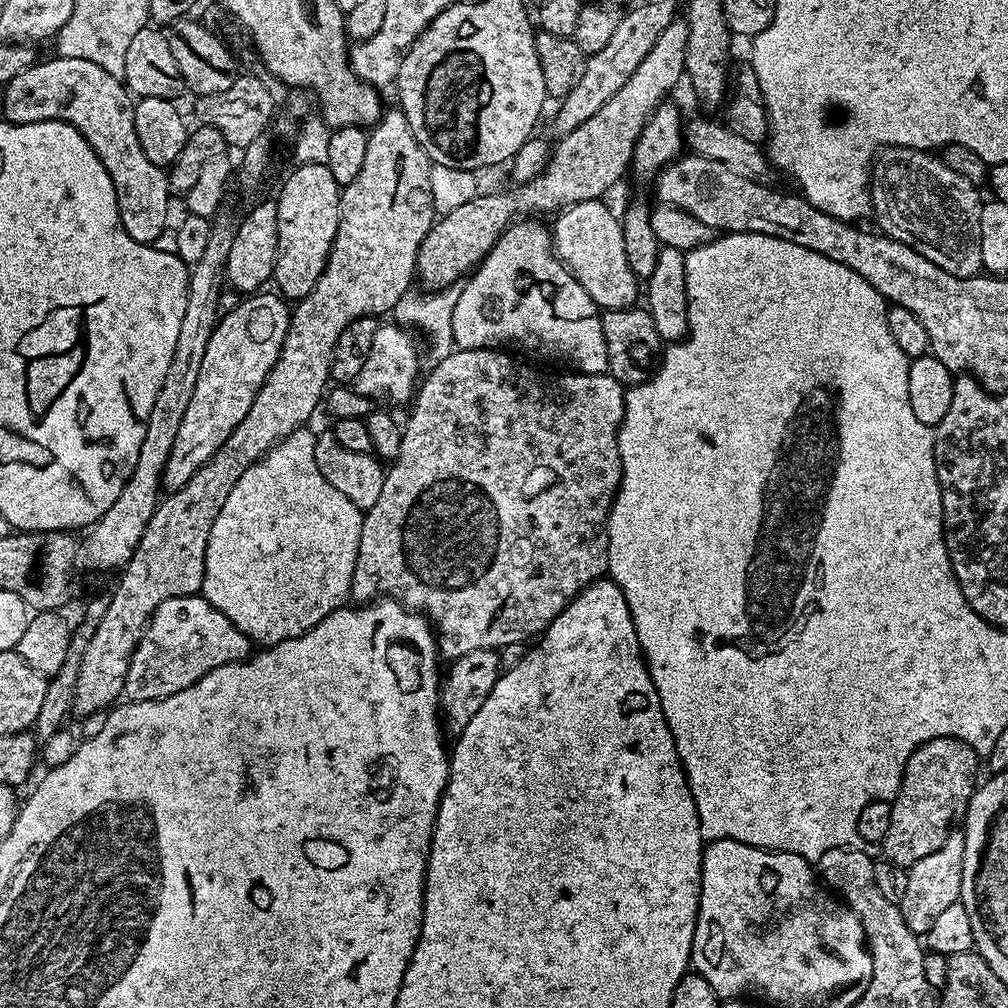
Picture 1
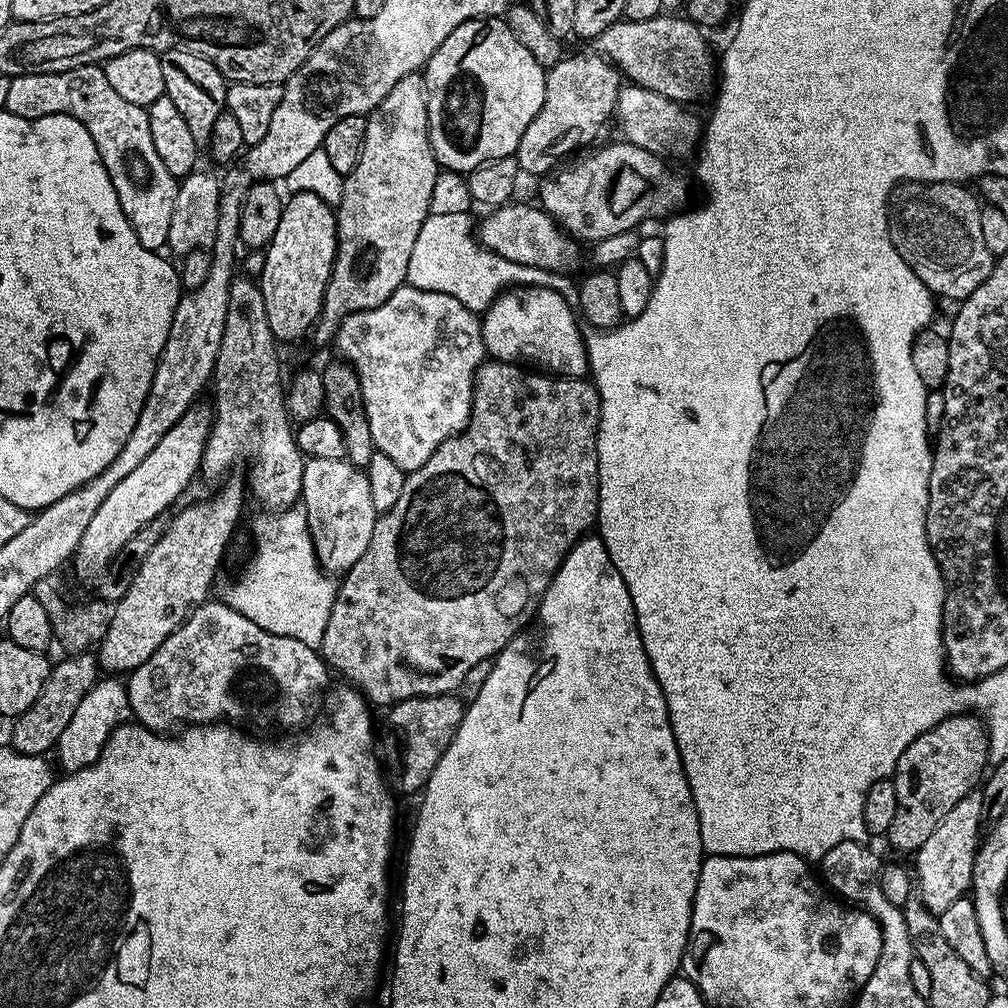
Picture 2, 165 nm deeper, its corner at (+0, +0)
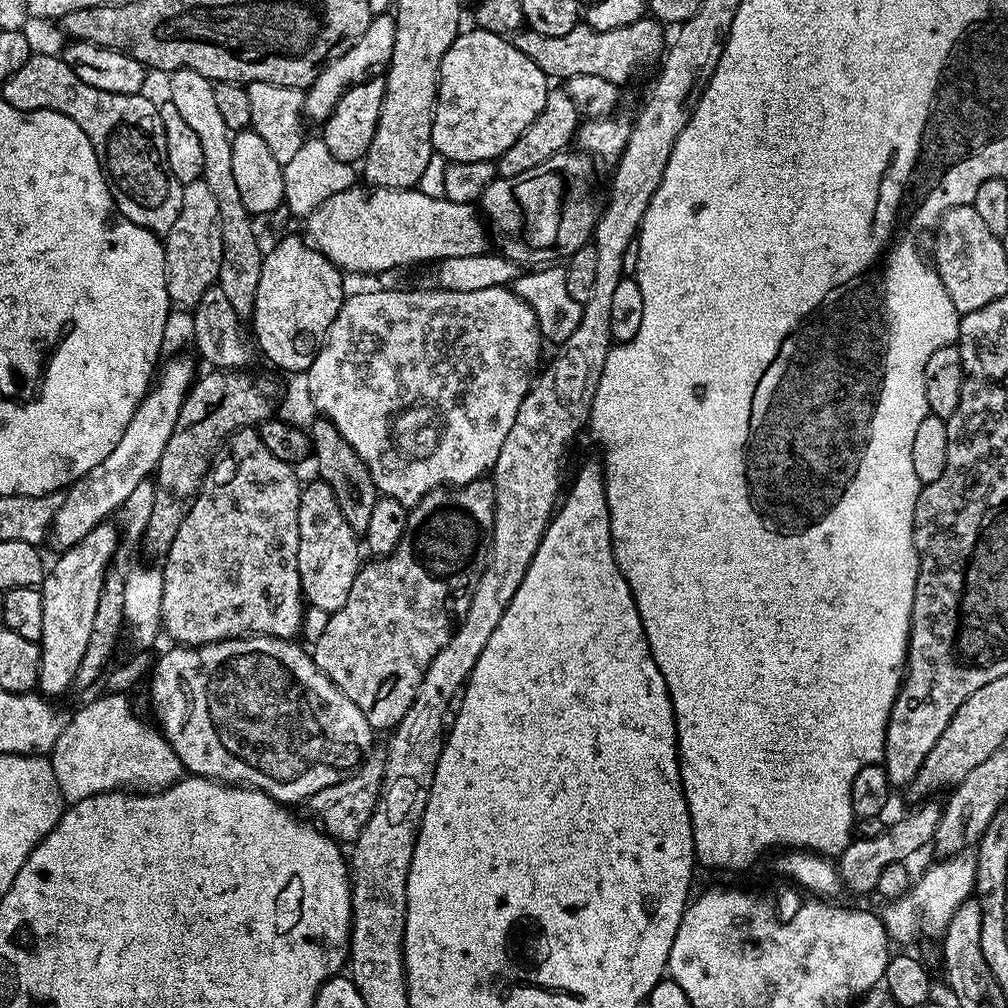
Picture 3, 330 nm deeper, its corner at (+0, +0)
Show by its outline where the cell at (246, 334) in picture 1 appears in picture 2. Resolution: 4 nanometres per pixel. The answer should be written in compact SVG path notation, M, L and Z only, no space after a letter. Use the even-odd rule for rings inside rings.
M200 407L188 408L186 414L166 430L158 446L154 446L145 460L127 478L122 478L110 494L106 494L102 506L94 510L94 518L90 518L90 526L86 526L86 534L82 534L76 554L70 561L70 568L76 571L78 579L94 580L102 576L118 550L122 550L122 546L142 530L142 526L161 519L164 511L191 486L192 479L197 479L214 415L211 407Z

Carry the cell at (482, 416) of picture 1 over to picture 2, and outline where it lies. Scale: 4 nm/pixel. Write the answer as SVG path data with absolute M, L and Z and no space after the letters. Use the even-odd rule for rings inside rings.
M489 359L487 362L481 364L480 369L476 371L476 385L472 391L472 416L468 419L467 428L459 436L451 436L446 442L442 442L442 446L438 446L438 450L434 450L434 454L430 454L430 458L426 458L426 462L422 466L418 466L418 470L405 475L402 494L398 498L398 502L394 502L394 506L389 512L379 513L376 517L374 534L370 534L370 546L366 546L366 554L362 554L362 558L358 558L358 562L354 562L352 569L343 573L342 579L339 581L336 597L334 598L334 606L330 612L329 621L326 623L325 636L318 647L322 653L322 659L328 665L329 669L336 671L337 668L342 675L348 676L347 683L351 687L363 692L364 698L368 701L369 705L377 706L376 704L384 704L383 706L391 706L411 696L446 696L455 693L459 689L463 676L468 670L473 669L483 659L493 659L512 639L521 635L523 628L520 627L531 616L533 619L539 602L544 597L544 591L548 589L550 582L554 578L554 574L560 569L560 563L564 561L564 555L580 541L581 536L591 533L594 525L597 523L600 511L600 483L598 482L598 446L596 445L596 435L599 429L600 395L591 379L554 376L545 374L540 370L529 370L527 367L519 364L509 364L502 360Z

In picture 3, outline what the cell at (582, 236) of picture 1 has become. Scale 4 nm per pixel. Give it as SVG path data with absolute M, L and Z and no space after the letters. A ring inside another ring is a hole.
M353 186L334 194L306 217L306 236L312 247L345 273L388 272L391 268L424 264L427 260L439 262L448 258L466 258L467 255L482 255L489 247L490 236L485 221L471 204L450 202L444 197L428 197L416 188L363 187Z

